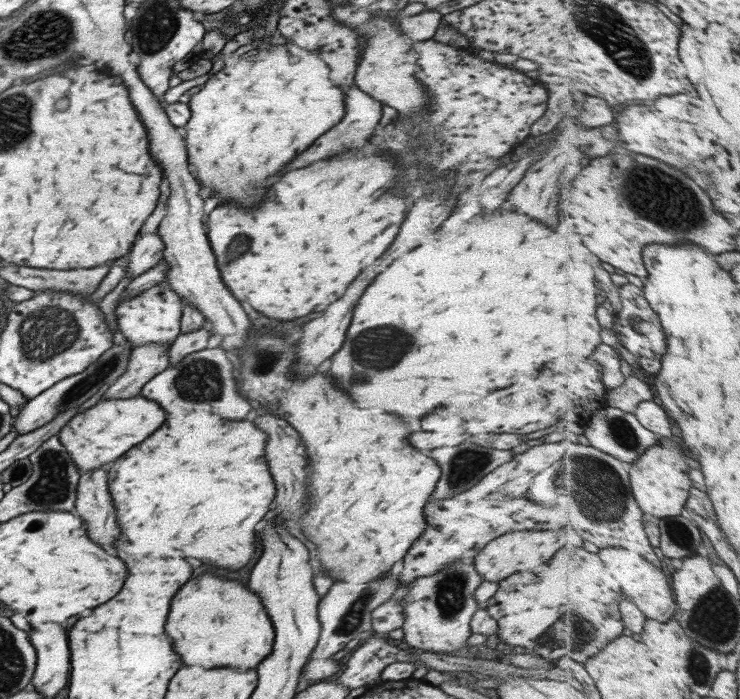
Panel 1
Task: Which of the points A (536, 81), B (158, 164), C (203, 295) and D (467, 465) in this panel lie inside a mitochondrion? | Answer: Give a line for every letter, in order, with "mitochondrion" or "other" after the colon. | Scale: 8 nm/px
A: other
B: other
C: other
D: mitochondrion

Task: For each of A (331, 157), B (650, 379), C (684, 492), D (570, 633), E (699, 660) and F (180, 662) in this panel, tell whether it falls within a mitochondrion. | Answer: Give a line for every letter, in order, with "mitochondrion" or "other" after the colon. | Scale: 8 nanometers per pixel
A: other
B: other
C: other
D: mitochondrion
E: mitochondrion
F: other

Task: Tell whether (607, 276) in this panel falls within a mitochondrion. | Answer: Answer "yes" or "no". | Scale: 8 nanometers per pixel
no

